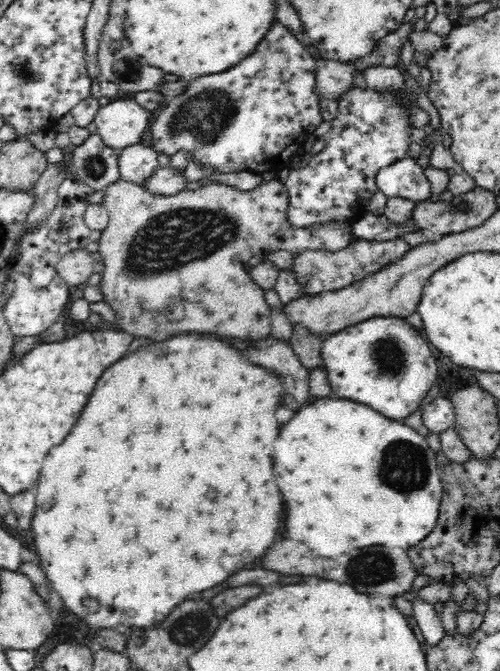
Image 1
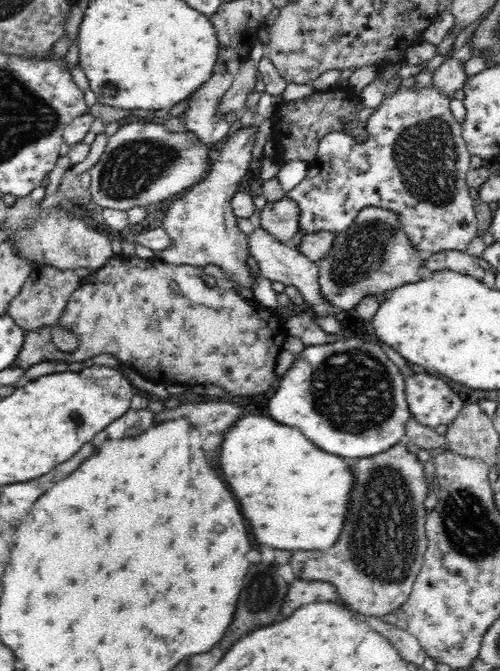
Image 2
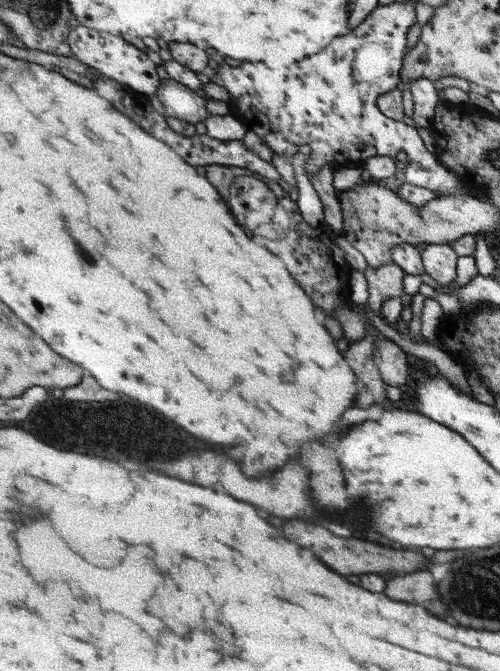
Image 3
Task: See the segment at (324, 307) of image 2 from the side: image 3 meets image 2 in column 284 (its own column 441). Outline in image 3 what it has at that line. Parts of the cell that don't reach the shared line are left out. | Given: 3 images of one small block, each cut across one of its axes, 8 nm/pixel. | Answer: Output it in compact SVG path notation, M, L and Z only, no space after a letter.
M429 244L423 250L423 260L427 274L441 284L451 284L457 278L457 260L459 252L449 244Z

